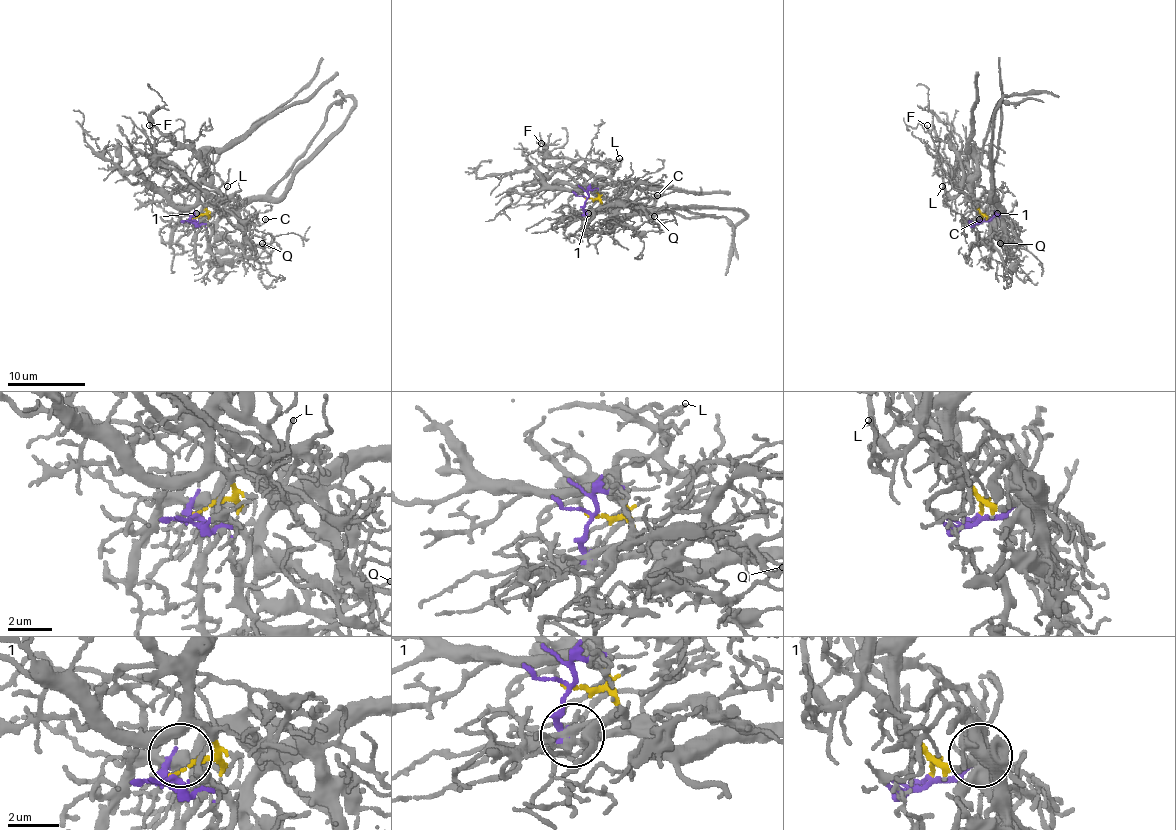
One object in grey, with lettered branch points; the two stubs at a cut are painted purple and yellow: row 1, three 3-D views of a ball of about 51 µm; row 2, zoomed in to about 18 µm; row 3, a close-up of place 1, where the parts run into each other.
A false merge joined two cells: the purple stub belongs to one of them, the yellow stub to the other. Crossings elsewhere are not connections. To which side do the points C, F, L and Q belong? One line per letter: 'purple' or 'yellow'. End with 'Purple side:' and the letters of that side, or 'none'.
C: purple
F: yellow
L: yellow
Q: purple
Purple side: C, Q

